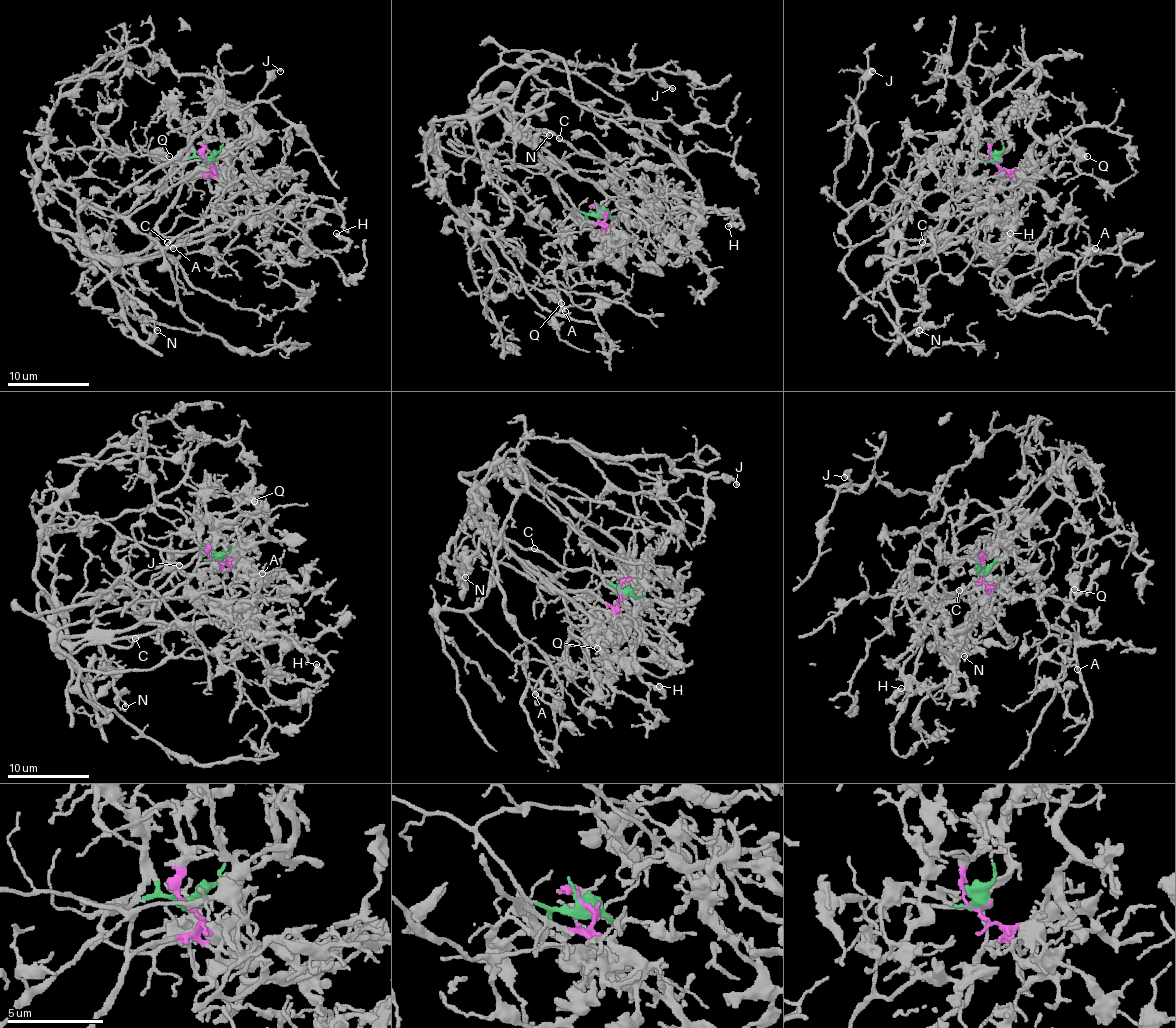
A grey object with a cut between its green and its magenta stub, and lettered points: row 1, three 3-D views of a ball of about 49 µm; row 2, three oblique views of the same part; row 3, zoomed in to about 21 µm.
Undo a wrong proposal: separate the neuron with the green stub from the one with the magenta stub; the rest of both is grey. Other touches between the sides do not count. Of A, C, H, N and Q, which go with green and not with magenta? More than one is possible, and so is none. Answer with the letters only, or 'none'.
A, Q

